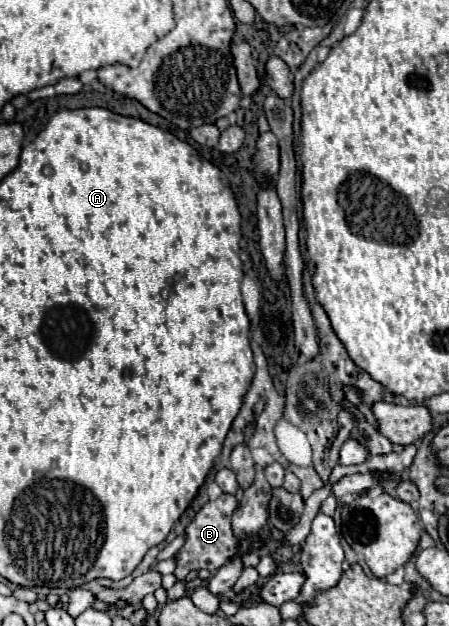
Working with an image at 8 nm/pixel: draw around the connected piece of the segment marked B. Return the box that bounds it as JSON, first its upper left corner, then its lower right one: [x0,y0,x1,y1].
[174,494,240,580]

